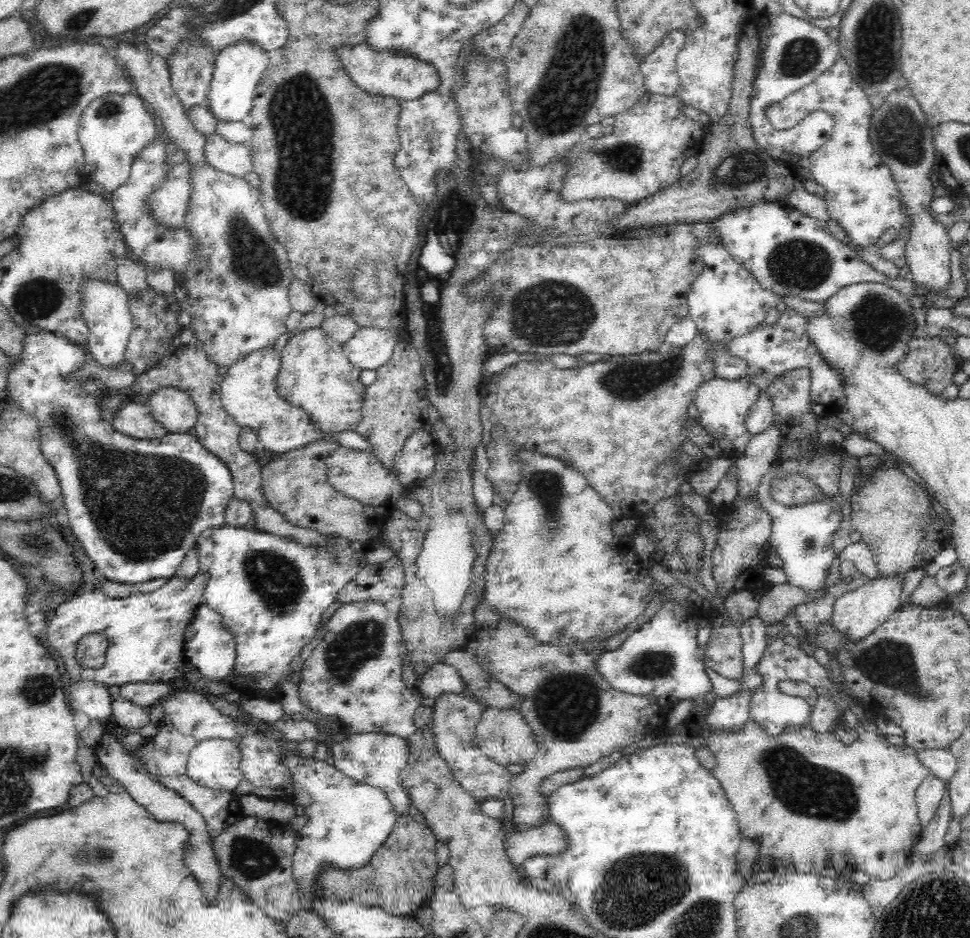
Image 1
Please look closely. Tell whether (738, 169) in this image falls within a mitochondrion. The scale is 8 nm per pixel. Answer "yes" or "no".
yes

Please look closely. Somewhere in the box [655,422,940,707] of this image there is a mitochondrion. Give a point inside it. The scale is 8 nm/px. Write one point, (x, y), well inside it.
(888, 663)

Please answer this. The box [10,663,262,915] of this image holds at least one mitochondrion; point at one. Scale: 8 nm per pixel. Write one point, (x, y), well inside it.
(36, 690)

